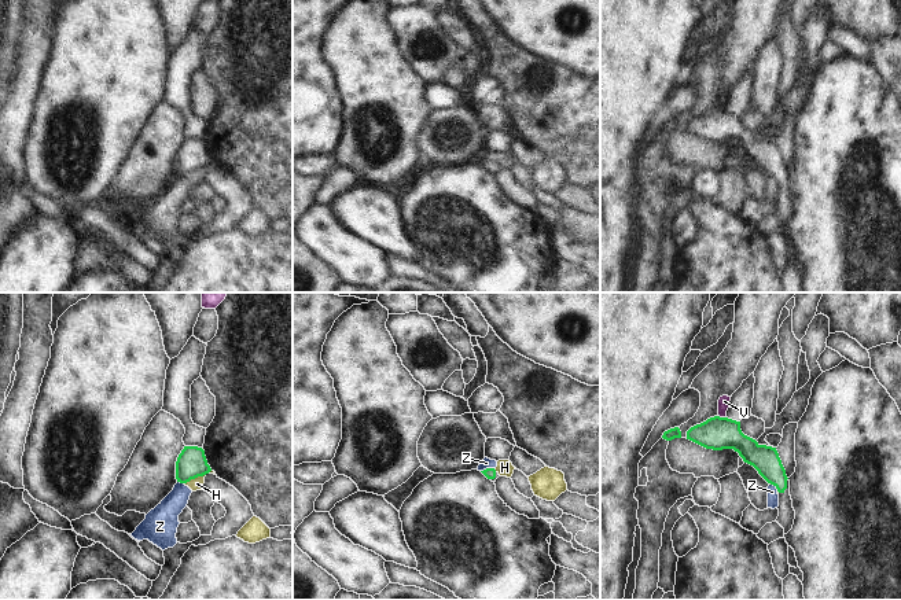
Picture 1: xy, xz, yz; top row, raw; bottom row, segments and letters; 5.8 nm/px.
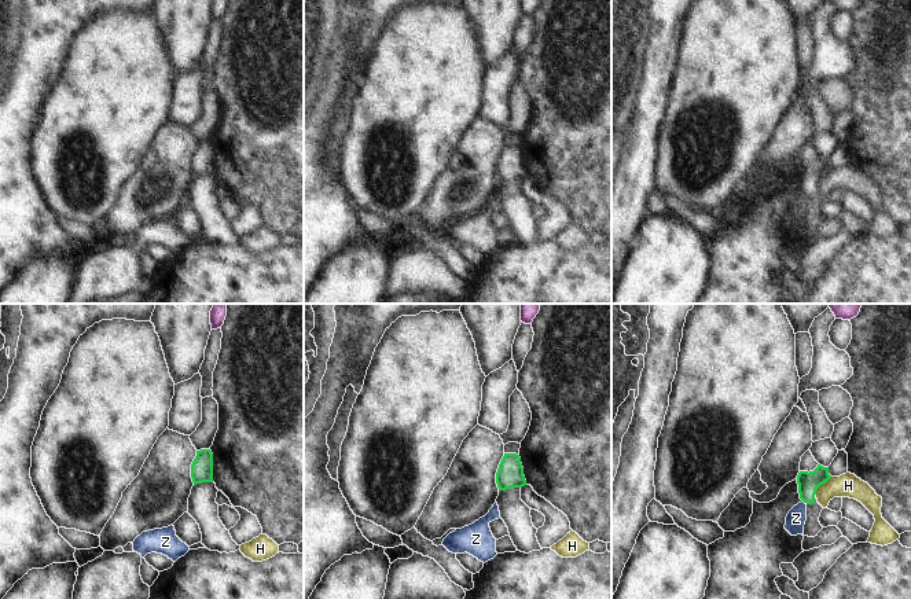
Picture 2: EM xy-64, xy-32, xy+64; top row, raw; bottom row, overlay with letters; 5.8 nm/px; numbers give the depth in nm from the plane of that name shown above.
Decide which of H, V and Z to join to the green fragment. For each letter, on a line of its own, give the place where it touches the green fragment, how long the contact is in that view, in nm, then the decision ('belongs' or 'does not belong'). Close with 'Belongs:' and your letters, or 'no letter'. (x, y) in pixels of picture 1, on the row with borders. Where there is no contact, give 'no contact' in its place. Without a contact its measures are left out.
H: xy (194, 478) | 140 nm | does not belong
V: yz (721, 418) | 40 nm | does not belong
Z: xz (486, 468) | 80 nm | does not belong
Belongs: no letter

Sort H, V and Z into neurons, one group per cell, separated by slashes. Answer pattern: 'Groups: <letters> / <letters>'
Groups: H Z / V.

